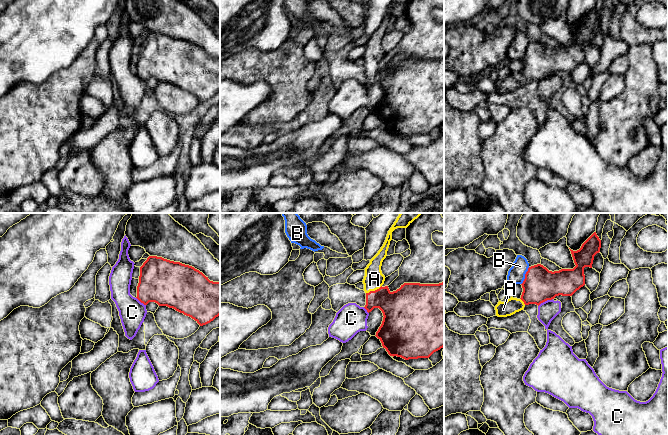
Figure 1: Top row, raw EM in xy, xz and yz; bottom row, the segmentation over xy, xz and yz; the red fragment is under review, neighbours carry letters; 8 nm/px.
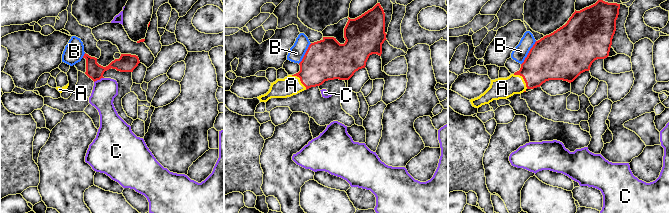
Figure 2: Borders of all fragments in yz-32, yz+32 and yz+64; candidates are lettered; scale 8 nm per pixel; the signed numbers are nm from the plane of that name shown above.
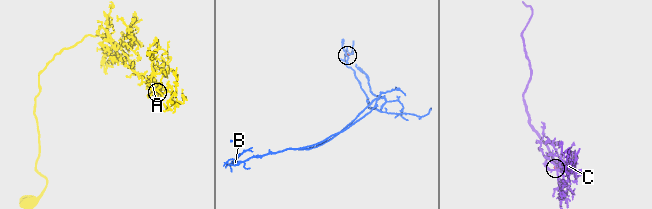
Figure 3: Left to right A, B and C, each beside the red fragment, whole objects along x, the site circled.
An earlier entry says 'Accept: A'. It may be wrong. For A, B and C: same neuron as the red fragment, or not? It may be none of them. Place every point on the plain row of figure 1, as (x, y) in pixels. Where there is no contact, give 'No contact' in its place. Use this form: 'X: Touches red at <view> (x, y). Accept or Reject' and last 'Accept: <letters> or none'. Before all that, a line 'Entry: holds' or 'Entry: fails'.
Entry: holds
A: Touches red at xz (373, 67). Accept
B: Touches red at yz (525, 52). Reject
C: Touches red at yz (545, 76). Reject
Accept: A

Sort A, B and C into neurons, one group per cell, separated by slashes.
A / B / C

